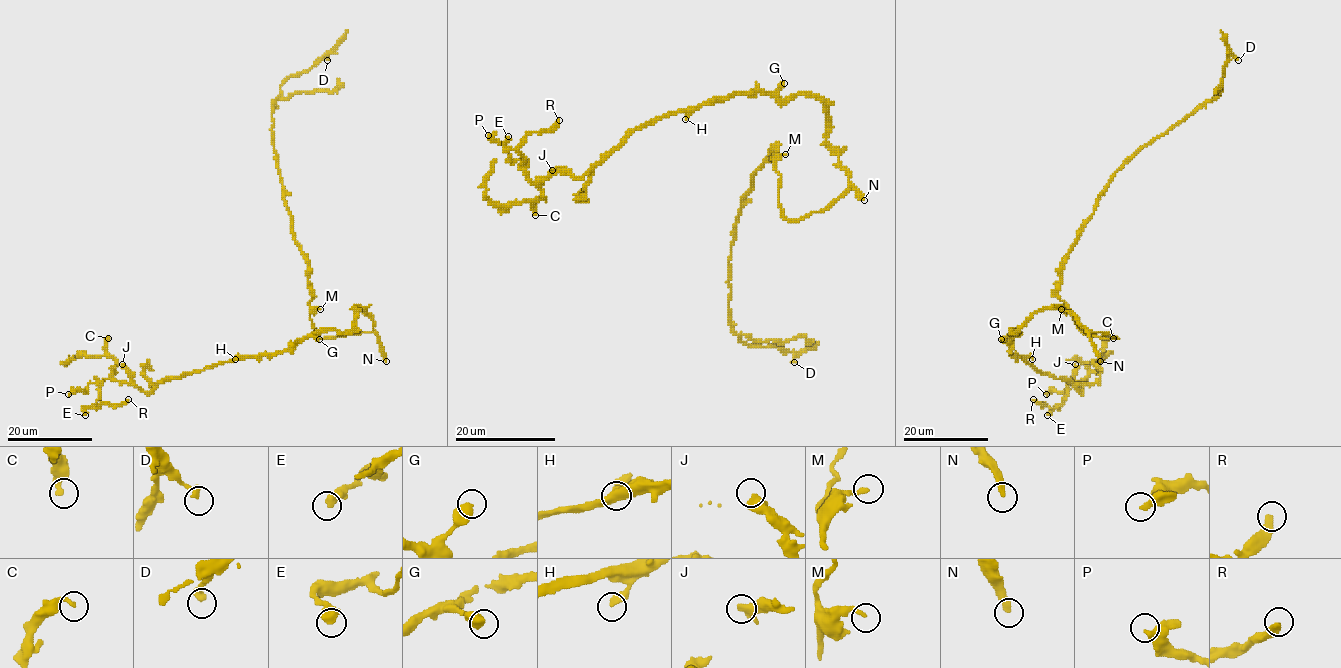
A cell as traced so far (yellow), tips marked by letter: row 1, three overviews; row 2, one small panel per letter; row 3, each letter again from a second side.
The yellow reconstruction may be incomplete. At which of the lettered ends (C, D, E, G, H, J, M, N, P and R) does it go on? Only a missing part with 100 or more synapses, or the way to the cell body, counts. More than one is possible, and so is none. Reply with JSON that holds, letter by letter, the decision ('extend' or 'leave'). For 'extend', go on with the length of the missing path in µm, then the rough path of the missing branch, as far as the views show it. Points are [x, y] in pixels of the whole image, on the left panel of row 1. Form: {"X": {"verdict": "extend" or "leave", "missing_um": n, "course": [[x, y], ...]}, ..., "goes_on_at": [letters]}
{"C": {"verdict": "leave"}, "D": {"verdict": "leave"}, "E": {"verdict": "leave"}, "G": {"verdict": "leave"}, "H": {"verdict": "leave"}, "J": {"verdict": "leave"}, "M": {"verdict": "leave"}, "N": {"verdict": "extend", "missing_um": 250, "course": [[386, 361], [404, 387], [378, 377], [398, 378], [395, 352], [283, 188], [301, 153], [260, 79], [272, 20]]}, "P": {"verdict": "leave"}, "R": {"verdict": "leave"}, "goes_on_at": ["N"]}

